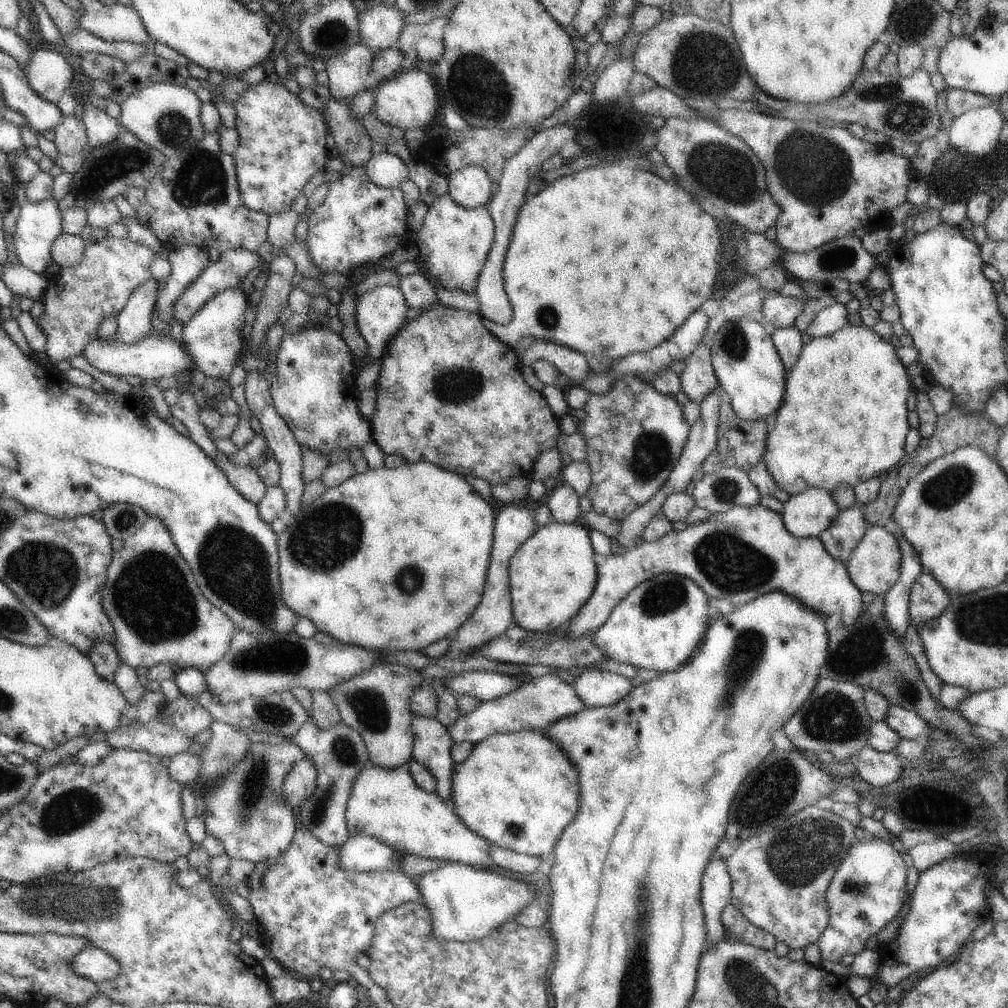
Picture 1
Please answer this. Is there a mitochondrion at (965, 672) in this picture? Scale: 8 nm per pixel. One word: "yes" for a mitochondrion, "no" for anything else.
no

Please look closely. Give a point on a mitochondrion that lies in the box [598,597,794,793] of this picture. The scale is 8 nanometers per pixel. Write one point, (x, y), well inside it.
(740, 668)

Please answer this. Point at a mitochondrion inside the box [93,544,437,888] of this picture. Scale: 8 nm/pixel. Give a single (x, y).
(150, 595)

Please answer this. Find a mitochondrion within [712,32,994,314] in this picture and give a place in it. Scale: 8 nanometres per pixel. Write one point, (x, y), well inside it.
(812, 168)

